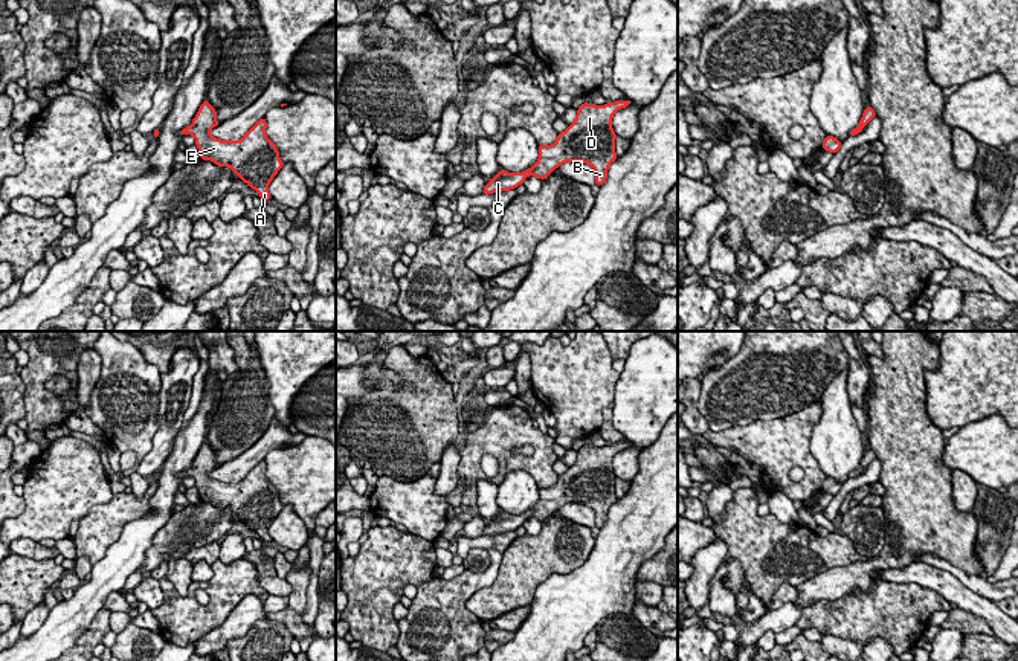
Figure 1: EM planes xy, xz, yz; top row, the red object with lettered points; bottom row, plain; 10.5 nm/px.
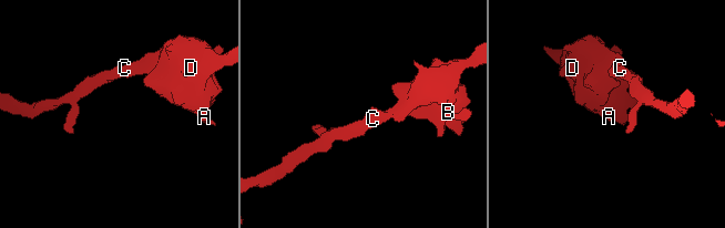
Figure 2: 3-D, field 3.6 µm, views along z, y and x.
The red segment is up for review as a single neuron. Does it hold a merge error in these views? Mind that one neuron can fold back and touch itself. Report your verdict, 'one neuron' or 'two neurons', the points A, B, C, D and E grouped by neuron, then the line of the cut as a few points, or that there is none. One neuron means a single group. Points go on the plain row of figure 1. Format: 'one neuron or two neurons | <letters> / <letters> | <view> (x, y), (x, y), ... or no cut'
one neuron | A B C D E | no cut

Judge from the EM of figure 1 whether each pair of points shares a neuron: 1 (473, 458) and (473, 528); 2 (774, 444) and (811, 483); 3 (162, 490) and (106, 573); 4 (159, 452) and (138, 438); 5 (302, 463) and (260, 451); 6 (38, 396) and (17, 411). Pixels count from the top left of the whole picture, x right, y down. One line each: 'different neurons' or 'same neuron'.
1: different neurons
2: same neuron
3: same neuron
4: different neurons
5: different neurons
6: different neurons

